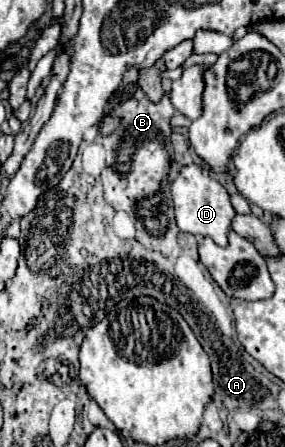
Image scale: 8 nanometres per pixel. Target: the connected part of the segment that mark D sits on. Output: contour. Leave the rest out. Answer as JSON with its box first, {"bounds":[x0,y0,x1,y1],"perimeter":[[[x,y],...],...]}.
{"bounds":[171,165,235,247],"perimeter":[[[187,165],[181,169],[179,177],[173,181],[171,197],[175,205],[175,219],[181,231],[191,235],[211,237],[221,247],[227,245],[227,233],[231,231],[235,209],[229,201],[225,187],[215,177],[207,175],[199,165]]]}

